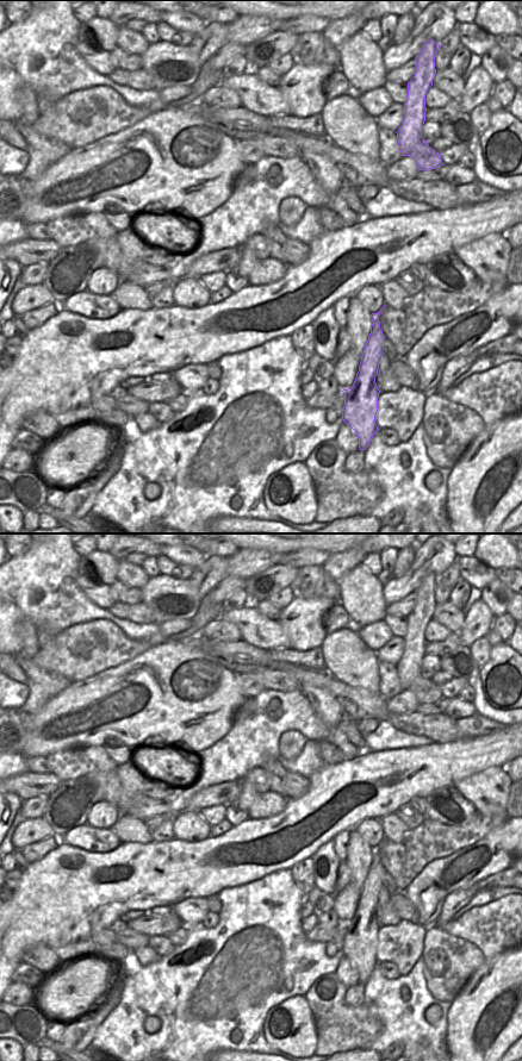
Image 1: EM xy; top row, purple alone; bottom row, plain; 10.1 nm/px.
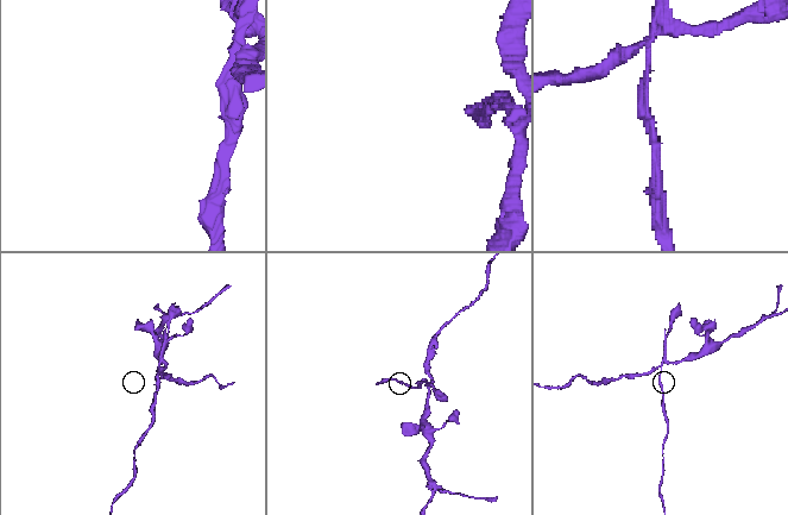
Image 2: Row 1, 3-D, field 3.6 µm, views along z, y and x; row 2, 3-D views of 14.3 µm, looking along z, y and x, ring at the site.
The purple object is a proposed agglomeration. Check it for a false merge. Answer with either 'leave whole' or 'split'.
split

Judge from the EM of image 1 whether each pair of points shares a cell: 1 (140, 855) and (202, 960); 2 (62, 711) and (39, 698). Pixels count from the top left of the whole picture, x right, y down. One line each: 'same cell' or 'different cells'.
1: different cells
2: different cells

